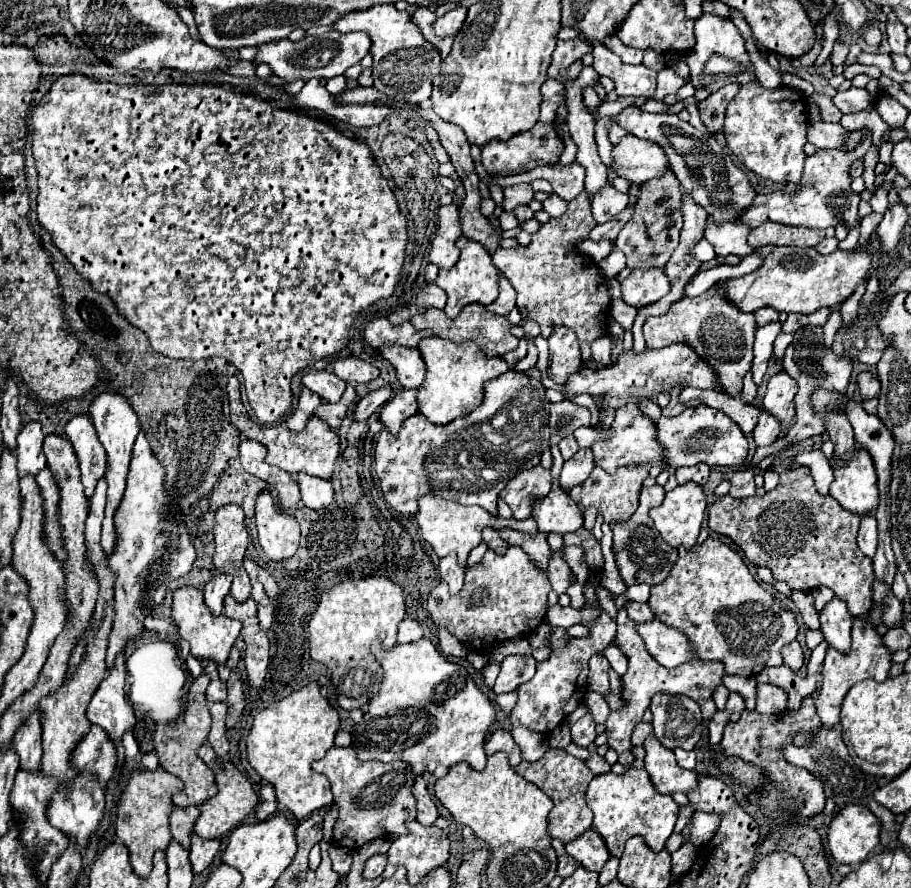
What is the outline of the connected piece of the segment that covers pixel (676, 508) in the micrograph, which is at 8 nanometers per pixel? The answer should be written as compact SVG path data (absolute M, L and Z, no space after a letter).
M688 483L668 491L664 503L652 509L650 517L670 547L692 549L700 533L704 509L706 497L702 487Z

